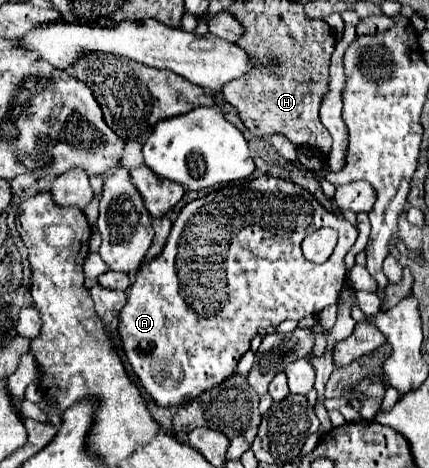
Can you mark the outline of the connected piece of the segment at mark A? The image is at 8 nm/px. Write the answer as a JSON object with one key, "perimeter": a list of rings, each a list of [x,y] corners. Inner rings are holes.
{"perimeter":[[[259,175],[257,179],[245,183],[245,185],[229,185],[223,189],[217,189],[205,197],[199,197],[191,203],[187,203],[177,221],[171,227],[171,235],[165,243],[165,249],[159,257],[155,257],[149,265],[141,265],[135,283],[131,285],[131,289],[127,291],[127,303],[119,313],[119,337],[121,337],[121,345],[123,345],[123,353],[131,365],[131,369],[135,371],[139,383],[143,385],[143,389],[151,395],[151,399],[159,405],[159,407],[177,407],[177,405],[185,405],[191,399],[199,397],[201,393],[213,389],[215,385],[223,383],[227,377],[231,377],[237,369],[239,359],[245,355],[245,351],[249,351],[251,339],[259,333],[259,329],[263,327],[277,327],[281,321],[287,319],[295,319],[301,321],[303,317],[311,315],[311,313],[321,313],[321,309],[335,305],[339,299],[339,291],[345,285],[345,255],[347,251],[353,247],[357,239],[357,229],[341,215],[341,213],[333,213],[327,211],[323,205],[319,205],[317,199],[311,197],[309,191],[305,191],[303,187],[285,181],[281,177],[271,177],[271,175]],[[319,227],[333,227],[339,233],[339,241],[337,247],[333,251],[333,255],[329,257],[329,261],[325,261],[325,265],[315,265],[311,261],[307,261],[303,257],[301,251],[301,241],[313,233]]]}

